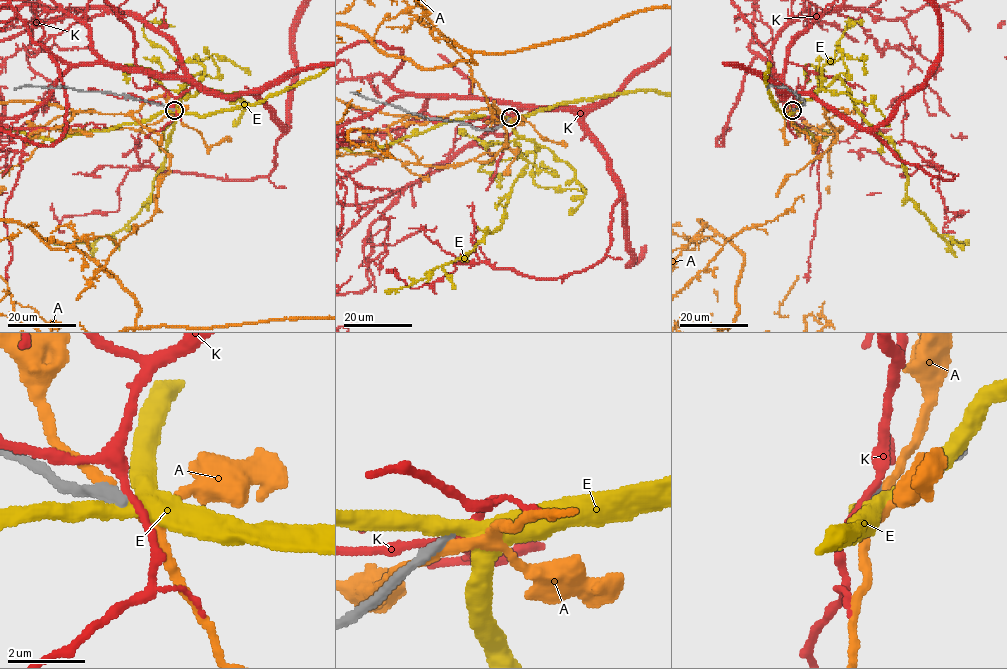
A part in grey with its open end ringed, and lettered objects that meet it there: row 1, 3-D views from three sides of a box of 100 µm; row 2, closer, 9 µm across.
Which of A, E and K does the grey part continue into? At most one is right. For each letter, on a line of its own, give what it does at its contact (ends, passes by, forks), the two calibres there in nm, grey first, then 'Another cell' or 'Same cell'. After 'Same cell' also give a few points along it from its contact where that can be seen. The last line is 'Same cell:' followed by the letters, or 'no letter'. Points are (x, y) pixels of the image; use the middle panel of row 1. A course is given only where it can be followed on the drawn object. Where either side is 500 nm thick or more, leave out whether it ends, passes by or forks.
A: It passes by. Thickness 360 nm (grey) against 240 nm. Another cell
E: It passes by. Thickness 320 nm (grey) against 420 nm. Another cell
K: It passes by. Thickness 320 nm (grey) against 200 nm. Another cell
Same cell: no letter

